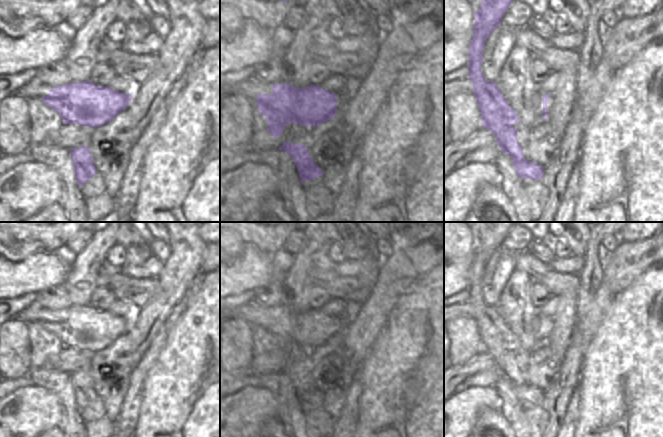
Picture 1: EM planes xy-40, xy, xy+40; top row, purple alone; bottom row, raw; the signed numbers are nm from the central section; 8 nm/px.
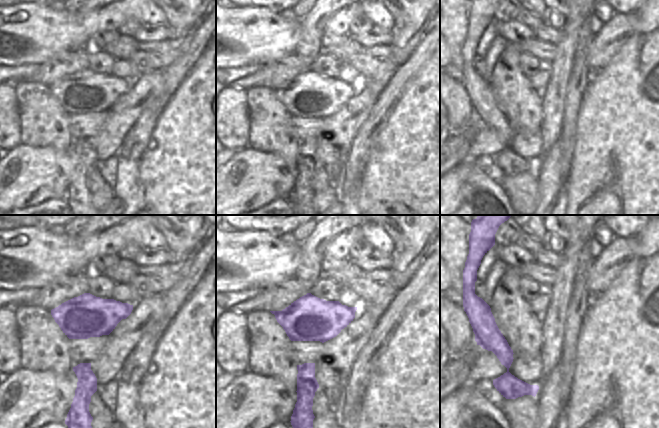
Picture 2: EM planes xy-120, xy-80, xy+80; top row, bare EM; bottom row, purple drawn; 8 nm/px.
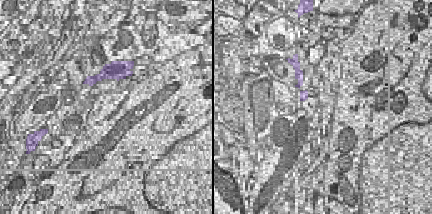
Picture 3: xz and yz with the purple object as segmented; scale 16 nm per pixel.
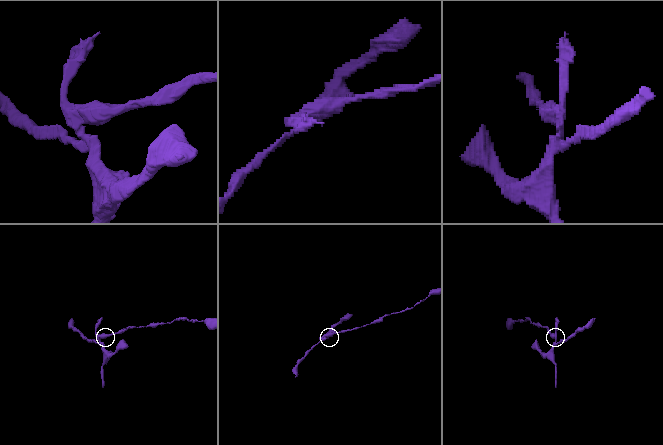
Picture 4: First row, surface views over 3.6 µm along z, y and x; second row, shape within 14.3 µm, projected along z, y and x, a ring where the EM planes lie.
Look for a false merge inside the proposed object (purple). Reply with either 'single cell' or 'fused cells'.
fused cells

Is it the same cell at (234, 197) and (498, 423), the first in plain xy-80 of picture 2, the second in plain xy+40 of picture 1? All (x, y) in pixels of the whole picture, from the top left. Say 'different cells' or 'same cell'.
different cells

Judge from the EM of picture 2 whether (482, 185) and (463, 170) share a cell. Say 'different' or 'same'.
different

